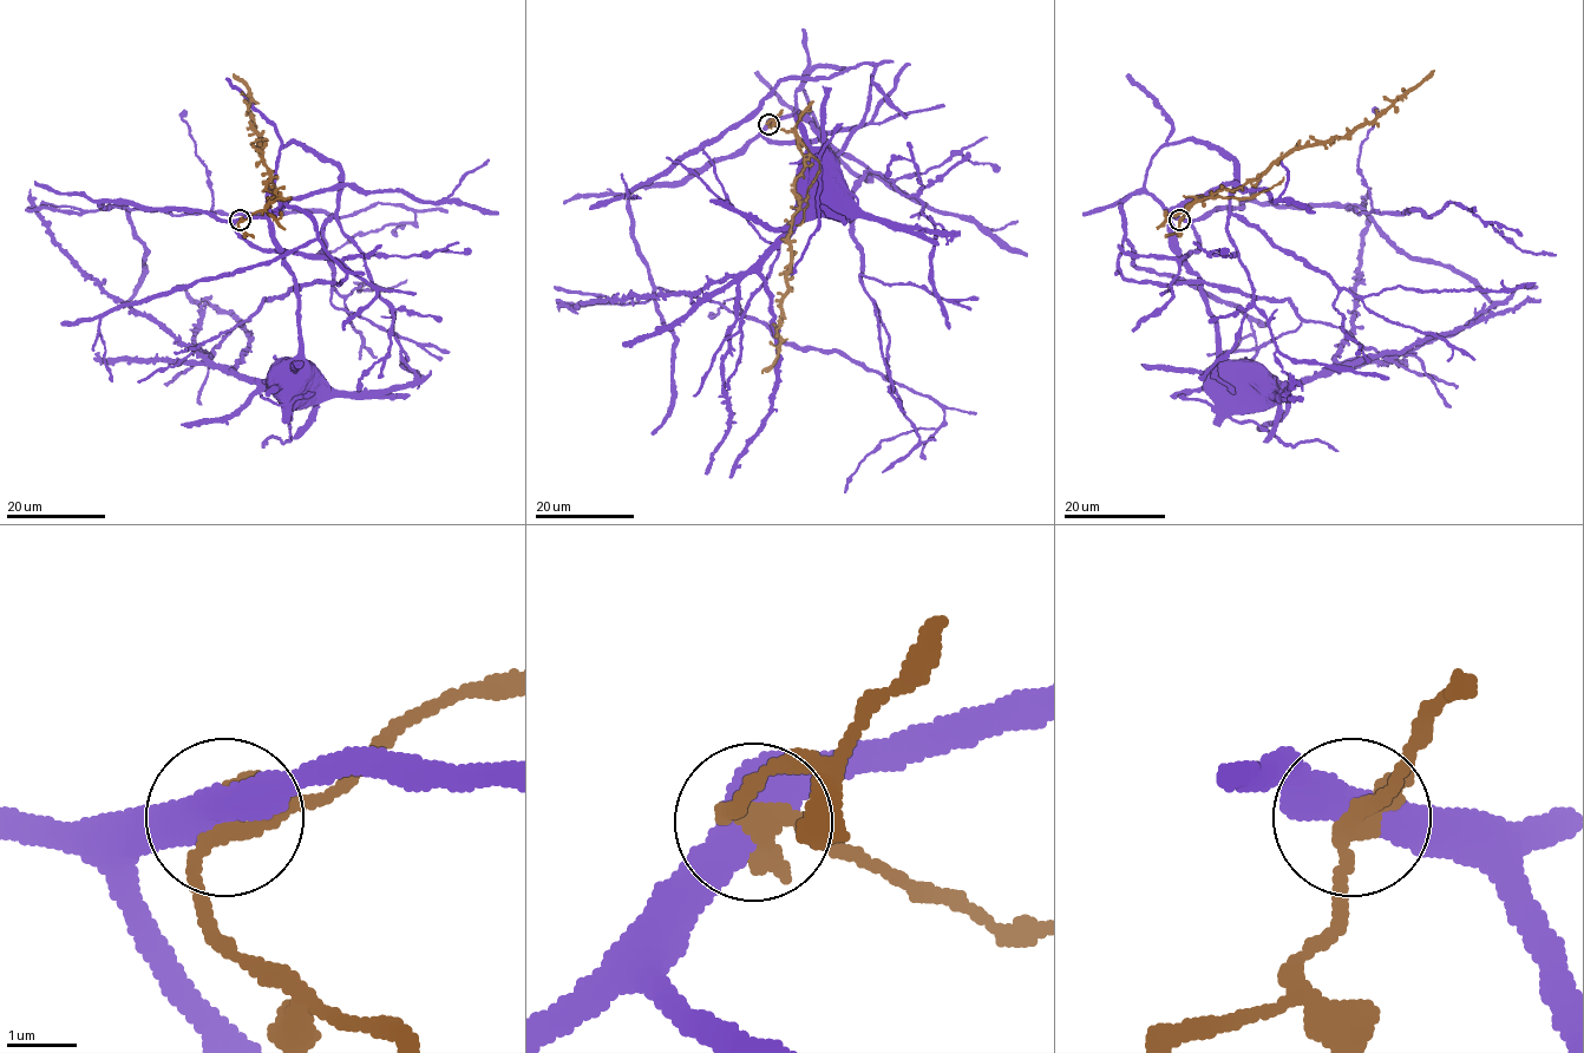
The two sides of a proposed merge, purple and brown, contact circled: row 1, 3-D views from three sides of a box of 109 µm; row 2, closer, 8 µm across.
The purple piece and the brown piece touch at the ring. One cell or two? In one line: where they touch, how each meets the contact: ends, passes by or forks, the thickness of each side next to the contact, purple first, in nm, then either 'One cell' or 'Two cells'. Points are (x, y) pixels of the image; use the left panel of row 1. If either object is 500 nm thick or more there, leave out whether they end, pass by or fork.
Place: (240, 220). Thickness 550 nm (purple) against 320 nm. Two cells

